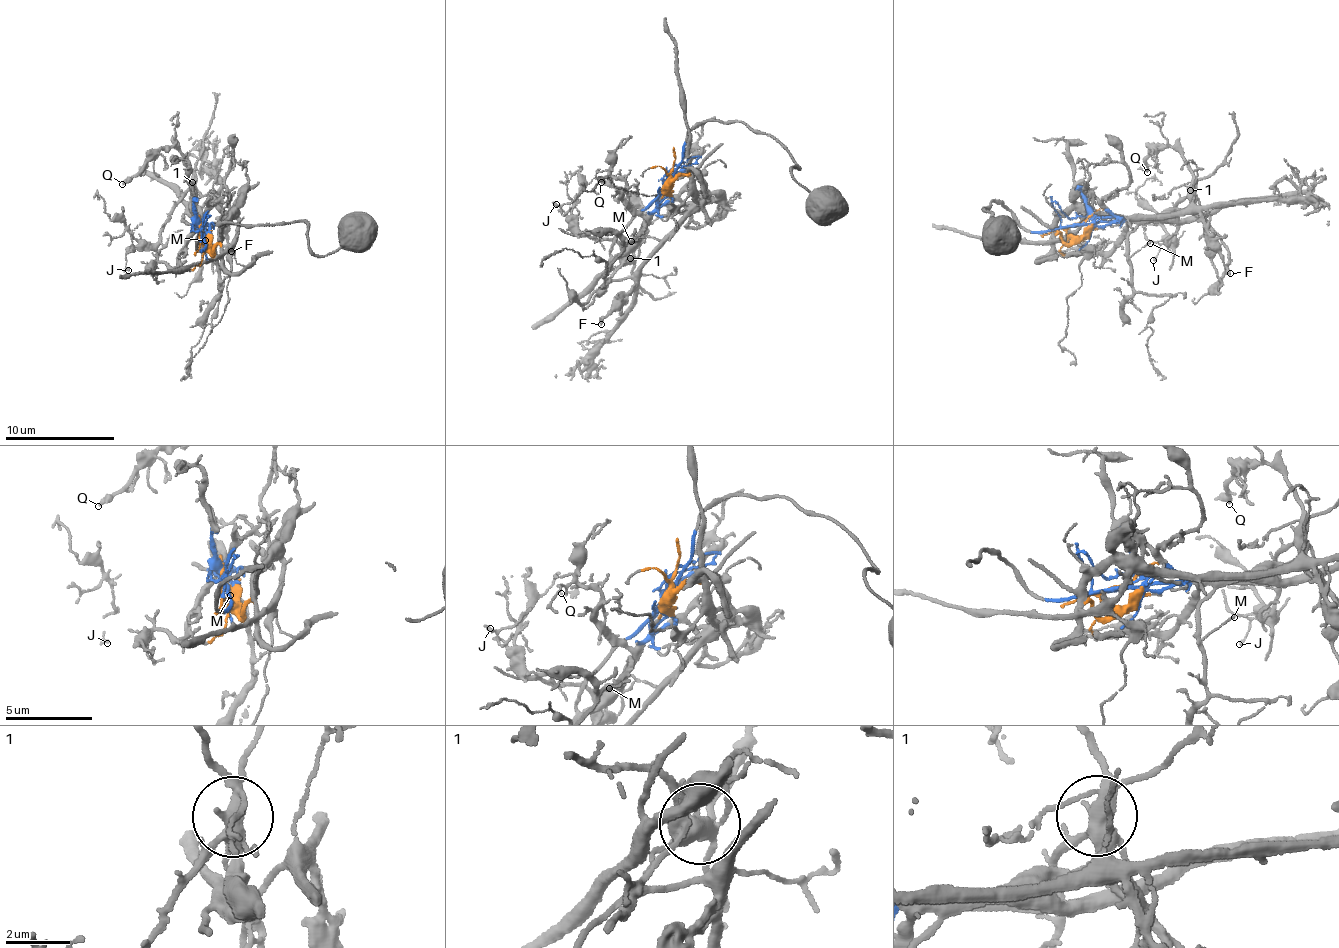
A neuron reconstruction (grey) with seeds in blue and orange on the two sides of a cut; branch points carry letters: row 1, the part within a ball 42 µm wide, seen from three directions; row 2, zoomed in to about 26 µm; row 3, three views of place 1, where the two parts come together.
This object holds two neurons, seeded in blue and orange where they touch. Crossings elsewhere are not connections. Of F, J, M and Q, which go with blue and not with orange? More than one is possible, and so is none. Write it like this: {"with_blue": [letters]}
{"with_blue": ["J", "M", "Q"]}

